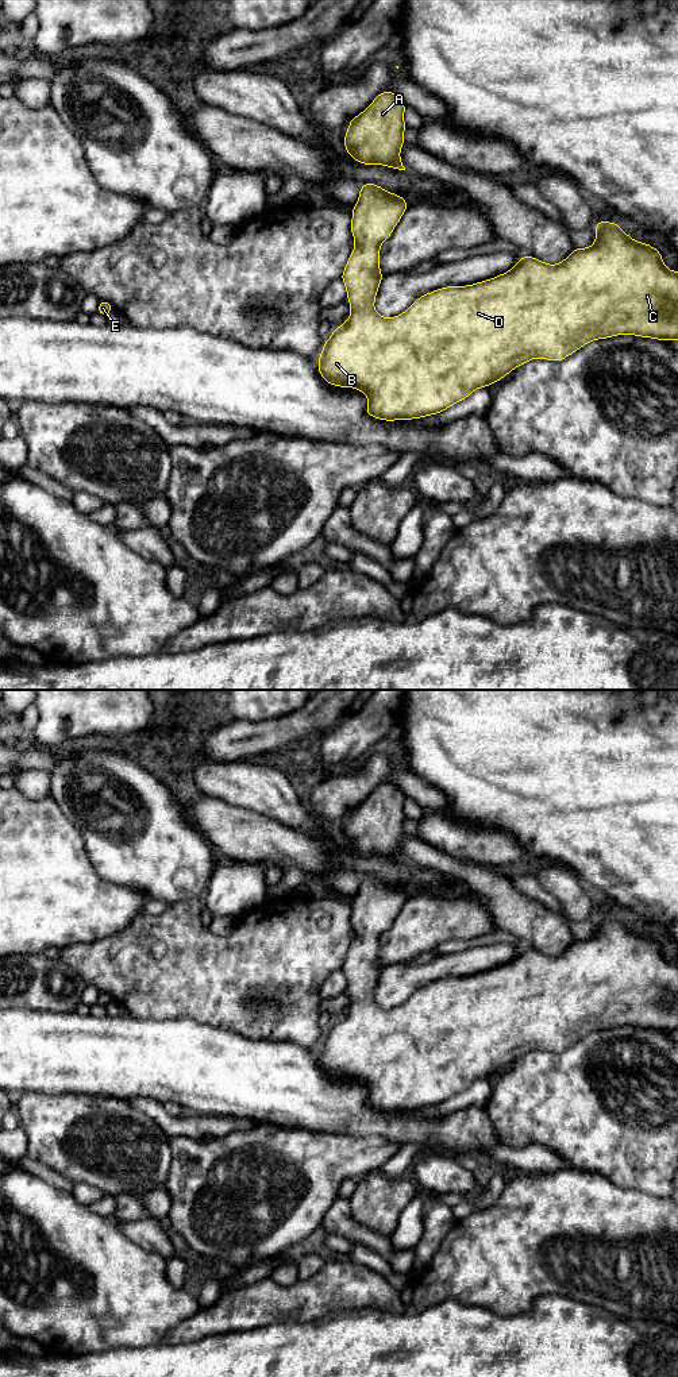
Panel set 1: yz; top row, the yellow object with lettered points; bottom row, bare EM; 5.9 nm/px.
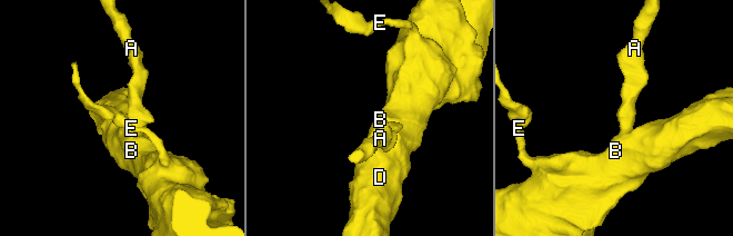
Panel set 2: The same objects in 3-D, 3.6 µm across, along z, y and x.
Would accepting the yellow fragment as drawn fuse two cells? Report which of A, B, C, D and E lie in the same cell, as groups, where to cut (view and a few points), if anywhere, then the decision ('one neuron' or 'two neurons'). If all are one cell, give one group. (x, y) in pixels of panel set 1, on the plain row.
A B C D E; no cut; one neuron

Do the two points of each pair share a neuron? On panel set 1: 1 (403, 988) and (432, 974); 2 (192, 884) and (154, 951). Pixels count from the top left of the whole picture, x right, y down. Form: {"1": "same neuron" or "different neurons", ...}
{"1": "same neuron", "2": "different neurons"}

